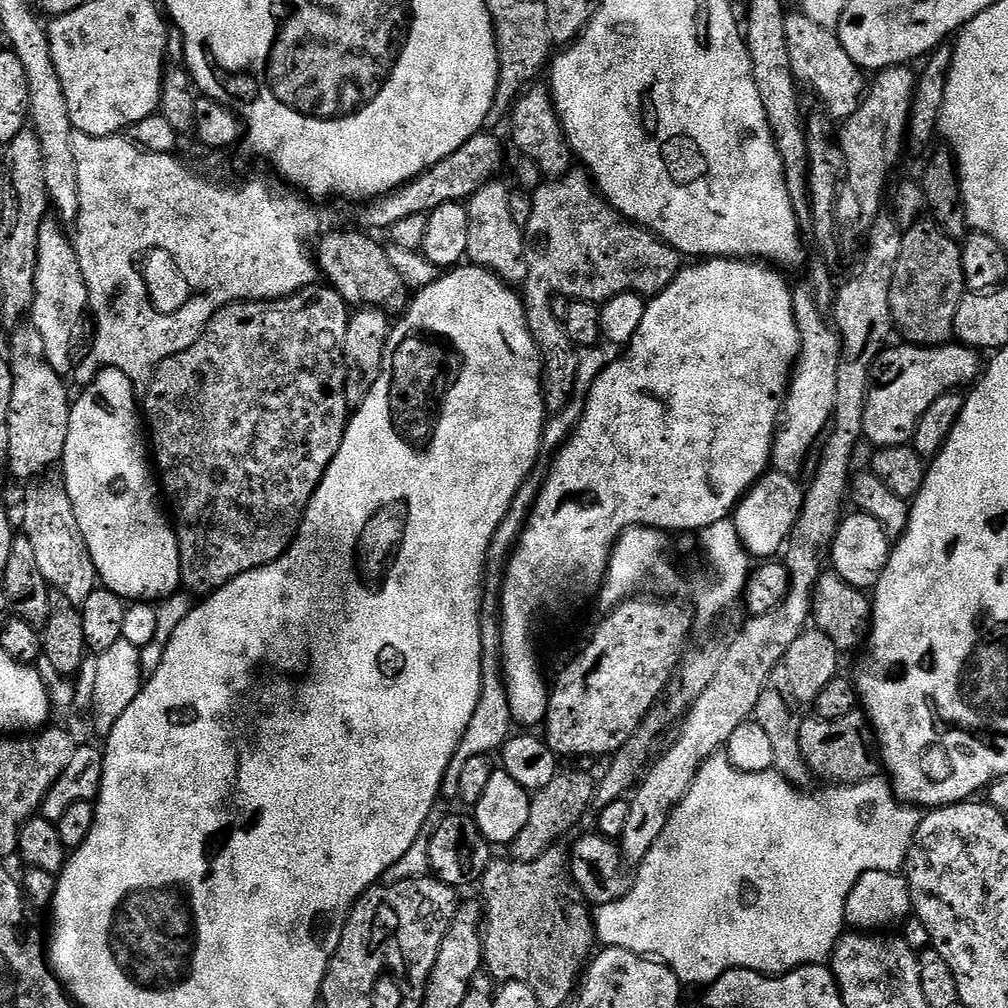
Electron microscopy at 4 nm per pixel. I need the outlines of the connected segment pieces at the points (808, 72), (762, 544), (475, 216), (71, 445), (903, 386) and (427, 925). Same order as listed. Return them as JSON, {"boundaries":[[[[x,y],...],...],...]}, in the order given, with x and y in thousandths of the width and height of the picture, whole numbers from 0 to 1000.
{"boundaries":[[[[790,10],[780,15],[780,46],[784,46],[784,65],[791,80],[799,88],[802,86],[821,106],[820,114],[826,120],[844,119],[859,98],[858,72],[845,61],[843,54],[839,54],[828,31],[812,26],[812,22]]],[[[769,466],[763,467],[742,485],[741,492],[730,501],[728,515],[732,534],[736,534],[743,553],[766,554],[773,544],[775,547],[781,541],[794,507],[798,505],[799,485],[793,484],[790,479],[787,473],[778,472]]],[[[496,182],[483,183],[462,200],[466,216],[466,240],[464,241],[463,257],[469,263],[483,266],[491,274],[495,274],[501,282],[516,284],[524,274],[520,232],[510,220],[510,215],[506,213],[505,184]]],[[[102,365],[80,389],[83,390],[74,394],[71,403],[69,431],[66,432],[62,457],[62,479],[73,502],[77,526],[81,526],[81,534],[85,534],[85,546],[89,546],[89,554],[102,582],[117,589],[125,597],[162,597],[181,583],[179,543],[175,537],[174,523],[169,519],[164,505],[163,508],[159,505],[160,493],[149,459],[149,444],[141,424],[135,384],[129,375],[125,375],[125,371],[121,371],[121,367]]],[[[900,339],[894,342],[894,345],[878,345],[865,364],[857,412],[857,437],[869,440],[865,442],[870,445],[901,440],[915,411],[923,407],[926,399],[931,399],[931,395],[940,389],[955,386],[955,381],[963,382],[974,369],[973,350],[966,345],[957,345],[951,339],[927,345],[914,345]]],[[[428,868],[421,869],[419,873],[421,877],[394,873],[380,879],[370,879],[349,898],[339,919],[345,925],[357,925],[353,933],[357,933],[360,940],[357,940],[353,960],[331,960],[326,957],[322,972],[345,972],[345,968],[349,968],[349,972],[345,972],[345,976],[353,976],[349,984],[360,982],[368,988],[372,976],[384,964],[401,974],[423,974],[427,970],[438,945],[438,935],[452,913],[452,904],[458,893],[452,890],[455,889],[453,882],[439,877],[438,873]]]]}

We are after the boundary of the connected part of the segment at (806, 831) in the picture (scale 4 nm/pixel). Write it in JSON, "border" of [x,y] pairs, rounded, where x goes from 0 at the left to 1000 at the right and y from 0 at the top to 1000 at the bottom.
{"border":[[[721,749],[706,750],[694,762],[679,795],[667,806],[661,823],[657,823],[653,835],[649,835],[649,843],[645,843],[645,847],[641,847],[639,854],[630,862],[627,882],[613,896],[596,897],[590,902],[592,934],[599,940],[616,940],[654,952],[665,962],[669,962],[679,978],[701,978],[729,960],[743,960],[749,964],[777,968],[779,964],[788,964],[792,960],[799,960],[801,956],[817,956],[838,924],[837,904],[843,883],[847,883],[851,871],[861,865],[892,866],[900,858],[905,829],[911,823],[915,806],[906,799],[894,796],[886,786],[884,777],[873,770],[859,776],[830,781],[822,790],[801,790],[802,788],[789,778],[783,778],[782,773],[769,764],[737,766],[723,756]]]}

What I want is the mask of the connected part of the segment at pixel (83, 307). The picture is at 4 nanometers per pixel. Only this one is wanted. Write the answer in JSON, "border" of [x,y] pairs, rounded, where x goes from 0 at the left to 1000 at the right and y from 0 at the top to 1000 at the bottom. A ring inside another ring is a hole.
{"border":[[[59,217],[44,218],[42,228],[38,230],[38,272],[36,273],[36,296],[32,301],[30,321],[36,324],[40,332],[40,341],[44,344],[42,355],[51,365],[61,371],[72,368],[71,348],[75,345],[75,332],[79,329],[79,320],[88,309],[85,276],[79,263],[80,251],[76,243],[65,231],[64,223]]]}

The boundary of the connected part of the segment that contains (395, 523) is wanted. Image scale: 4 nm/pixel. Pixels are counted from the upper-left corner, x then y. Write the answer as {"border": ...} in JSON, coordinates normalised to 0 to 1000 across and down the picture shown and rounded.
{"border":[[[401,492],[377,500],[377,505],[369,508],[367,515],[361,516],[361,524],[353,528],[351,545],[345,547],[345,563],[349,563],[349,575],[357,579],[357,587],[377,591],[377,587],[385,583],[385,575],[389,575],[389,567],[393,567],[393,560],[397,560],[397,548],[401,548],[401,540],[407,539],[408,524],[409,500],[405,500]]]}

